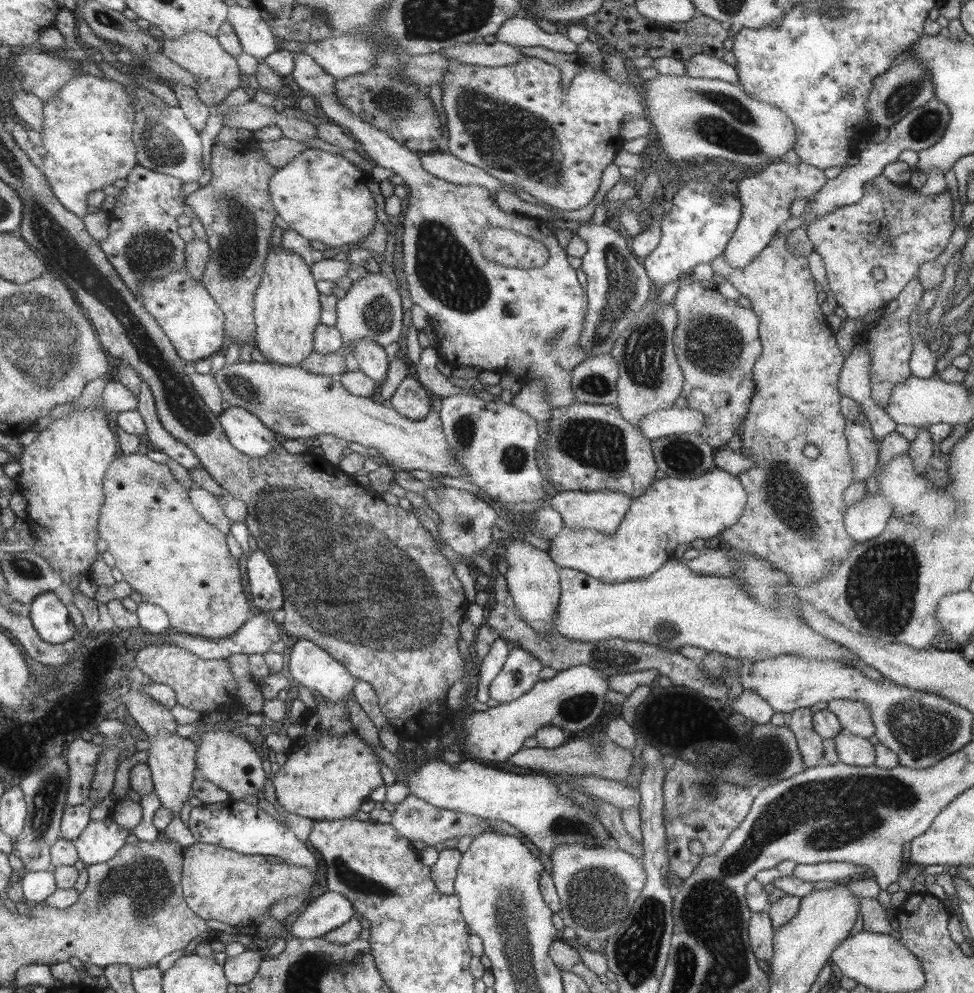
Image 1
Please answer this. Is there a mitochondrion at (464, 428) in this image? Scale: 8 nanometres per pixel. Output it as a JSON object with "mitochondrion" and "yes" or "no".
{"mitochondrion":"yes"}

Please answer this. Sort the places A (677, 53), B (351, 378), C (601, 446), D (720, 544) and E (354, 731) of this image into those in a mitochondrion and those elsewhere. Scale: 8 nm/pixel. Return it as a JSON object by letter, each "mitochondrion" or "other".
{"A":"other","B":"other","C":"mitochondrion","D":"other","E":"other"}

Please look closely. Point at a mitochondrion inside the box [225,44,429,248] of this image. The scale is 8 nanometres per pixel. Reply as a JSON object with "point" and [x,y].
{"point":[392,100]}

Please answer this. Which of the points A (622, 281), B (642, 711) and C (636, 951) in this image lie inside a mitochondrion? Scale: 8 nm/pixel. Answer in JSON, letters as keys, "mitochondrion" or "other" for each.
{"A":"mitochondrion","B":"other","C":"mitochondrion"}

